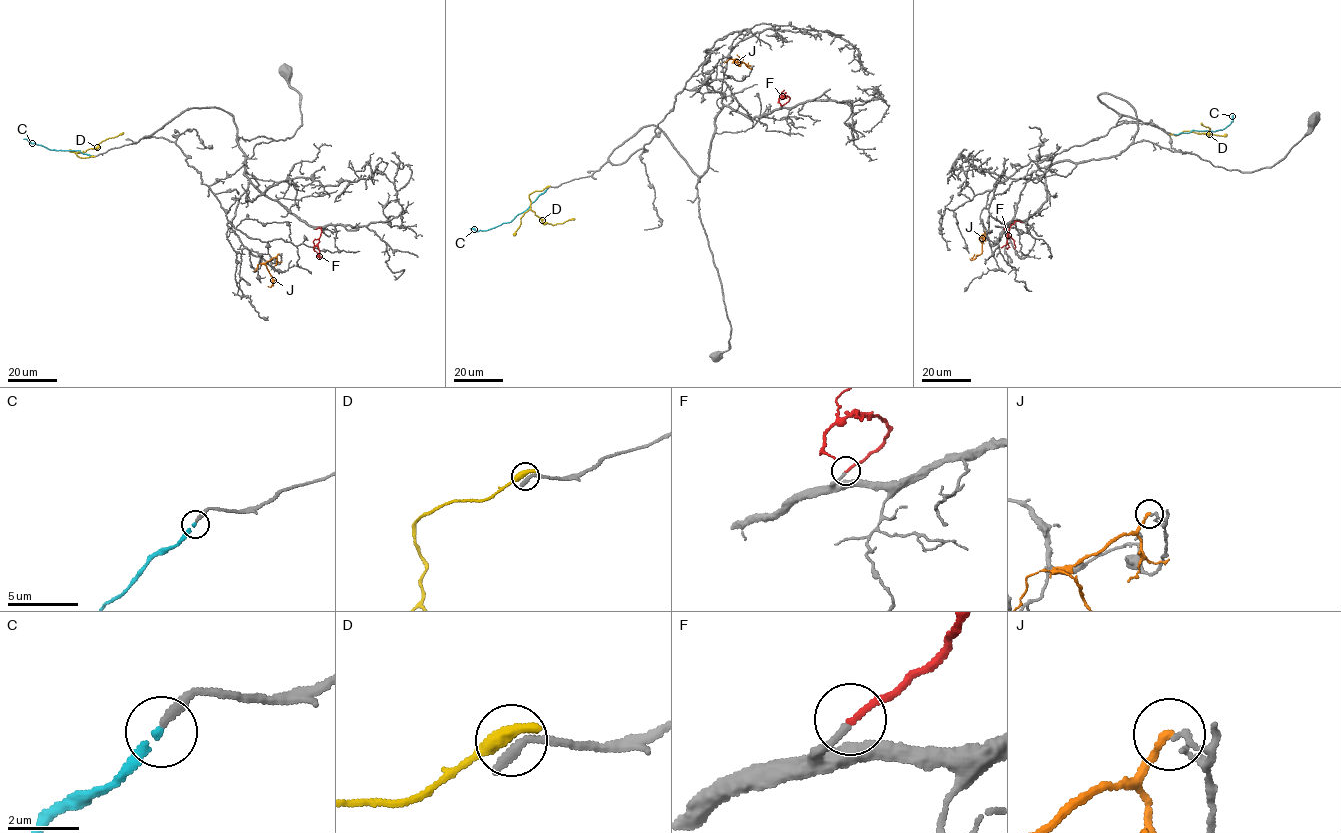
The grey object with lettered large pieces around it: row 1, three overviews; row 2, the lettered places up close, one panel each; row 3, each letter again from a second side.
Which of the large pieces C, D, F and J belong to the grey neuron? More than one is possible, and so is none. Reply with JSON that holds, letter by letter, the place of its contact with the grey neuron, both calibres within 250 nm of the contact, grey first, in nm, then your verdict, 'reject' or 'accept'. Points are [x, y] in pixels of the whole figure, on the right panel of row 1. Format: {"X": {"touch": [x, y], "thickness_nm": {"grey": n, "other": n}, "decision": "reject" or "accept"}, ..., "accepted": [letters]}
{"C": {"touch": [1174, 134], "thickness_nm": {"grey": 220, "other": 180}, "decision": "accept"}, "D": {"touch": [1171, 134], "thickness_nm": {"grey": 280, "other": 480}, "decision": "reject"}, "F": {"touch": [1021, 222], "thickness_nm": {"grey": 180, "other": 160}, "decision": "accept"}, "J": {"touch": [985, 231], "thickness_nm": {"grey": 150, "other": 200}, "decision": "reject"}, "accepted": ["C", "F"]}

